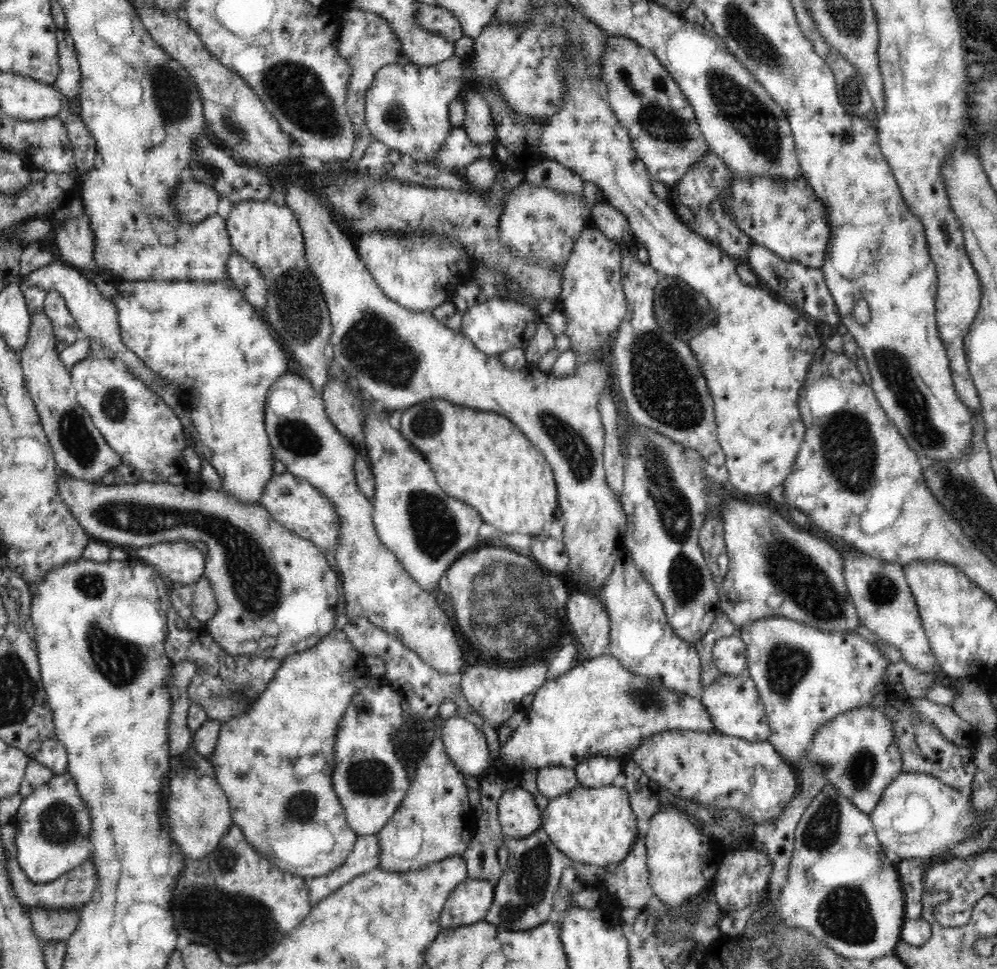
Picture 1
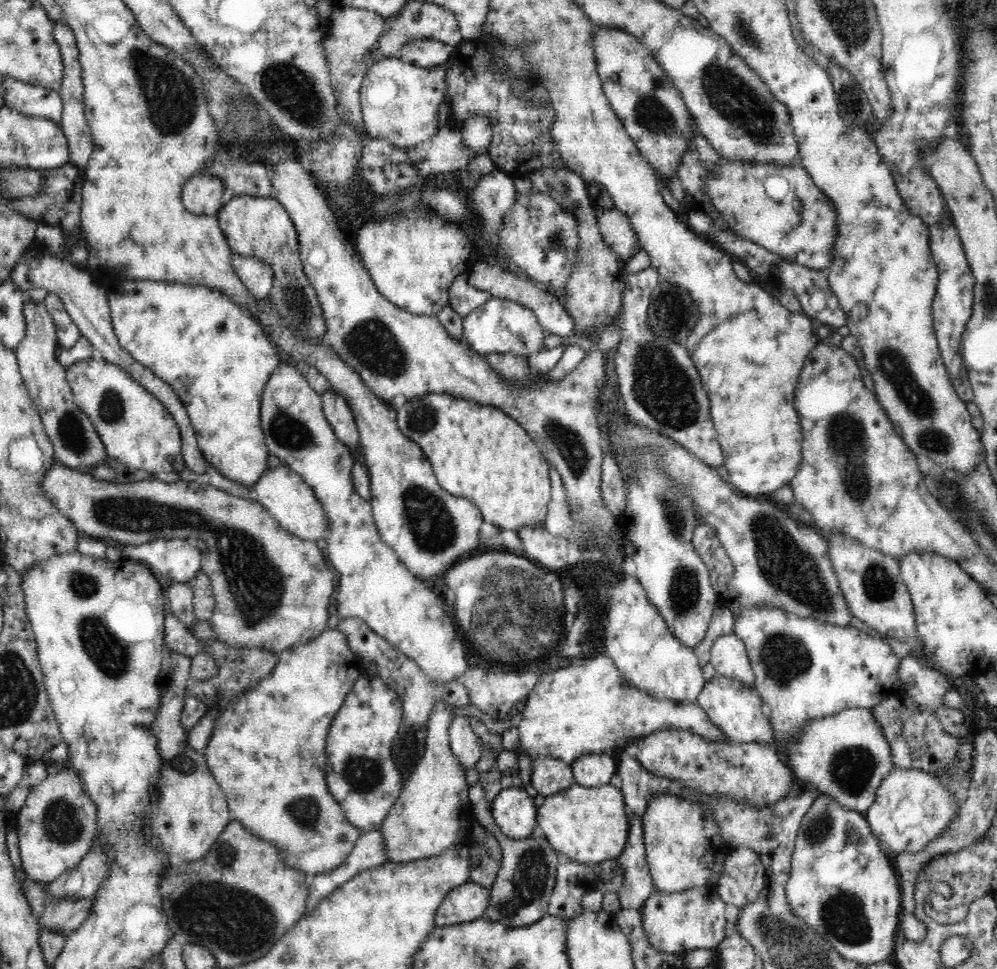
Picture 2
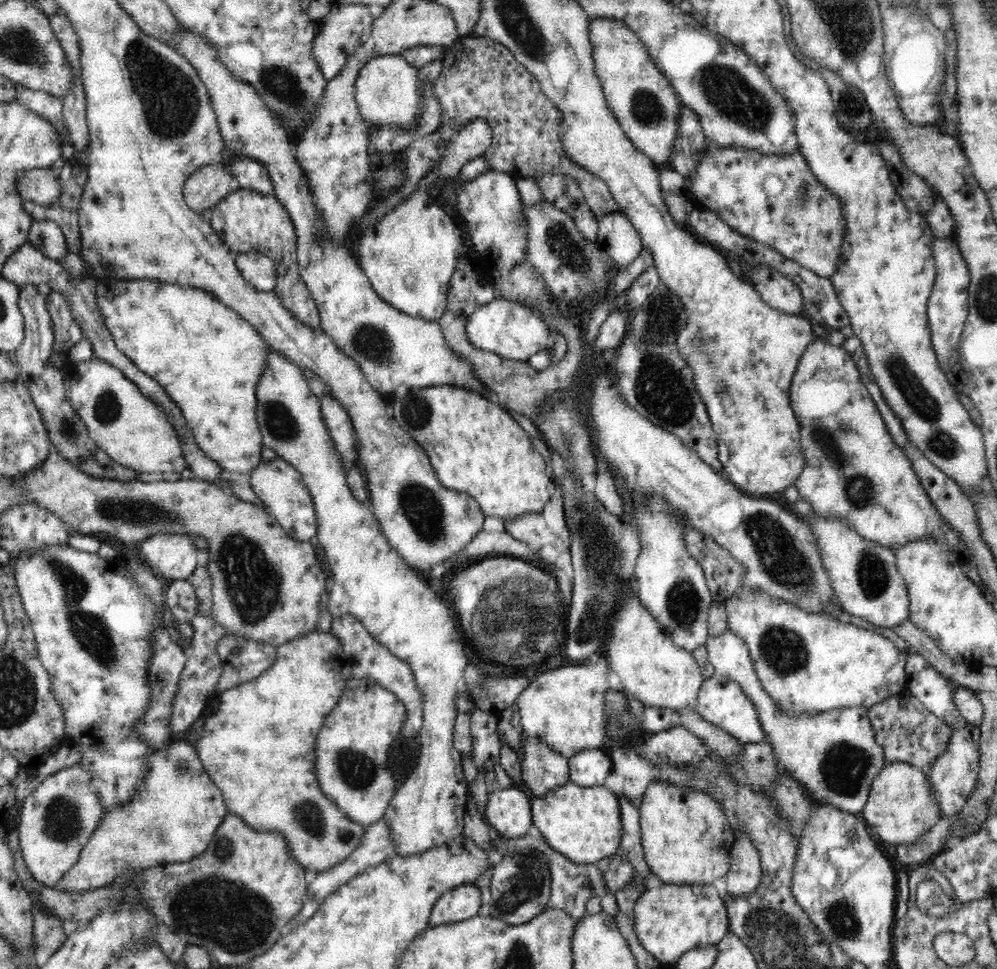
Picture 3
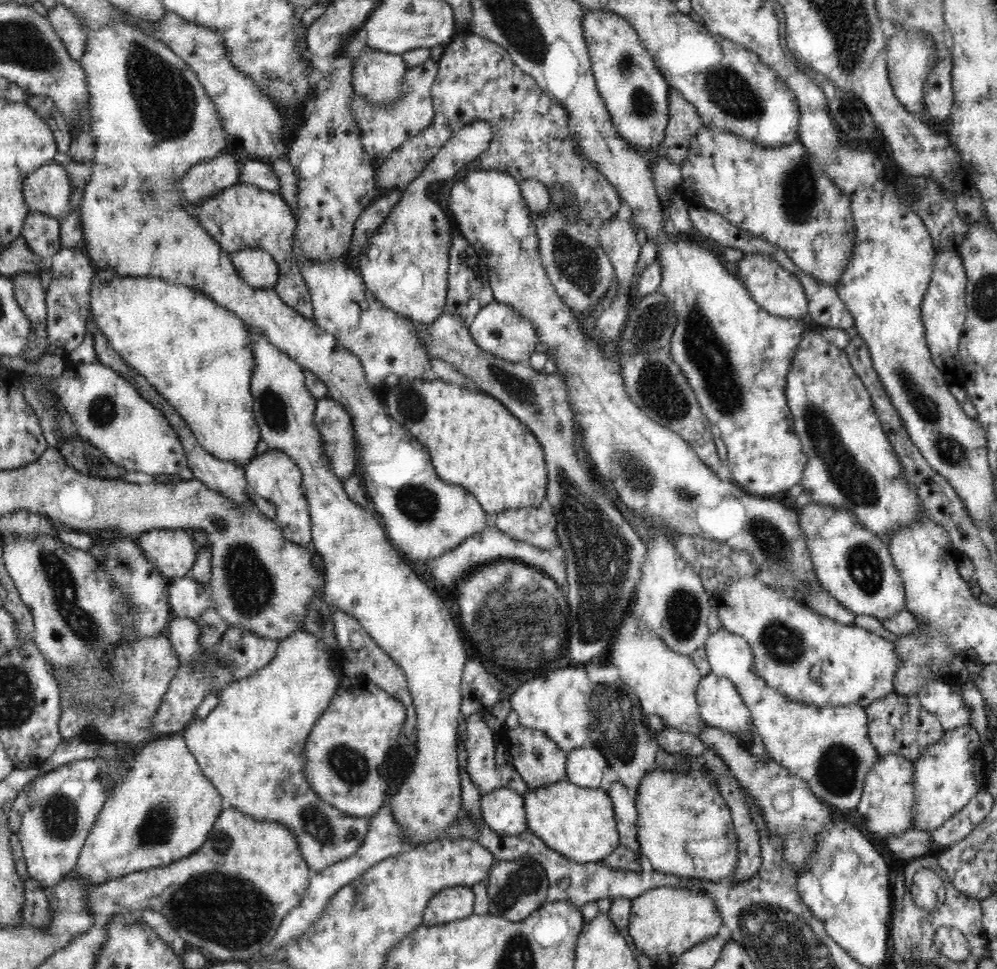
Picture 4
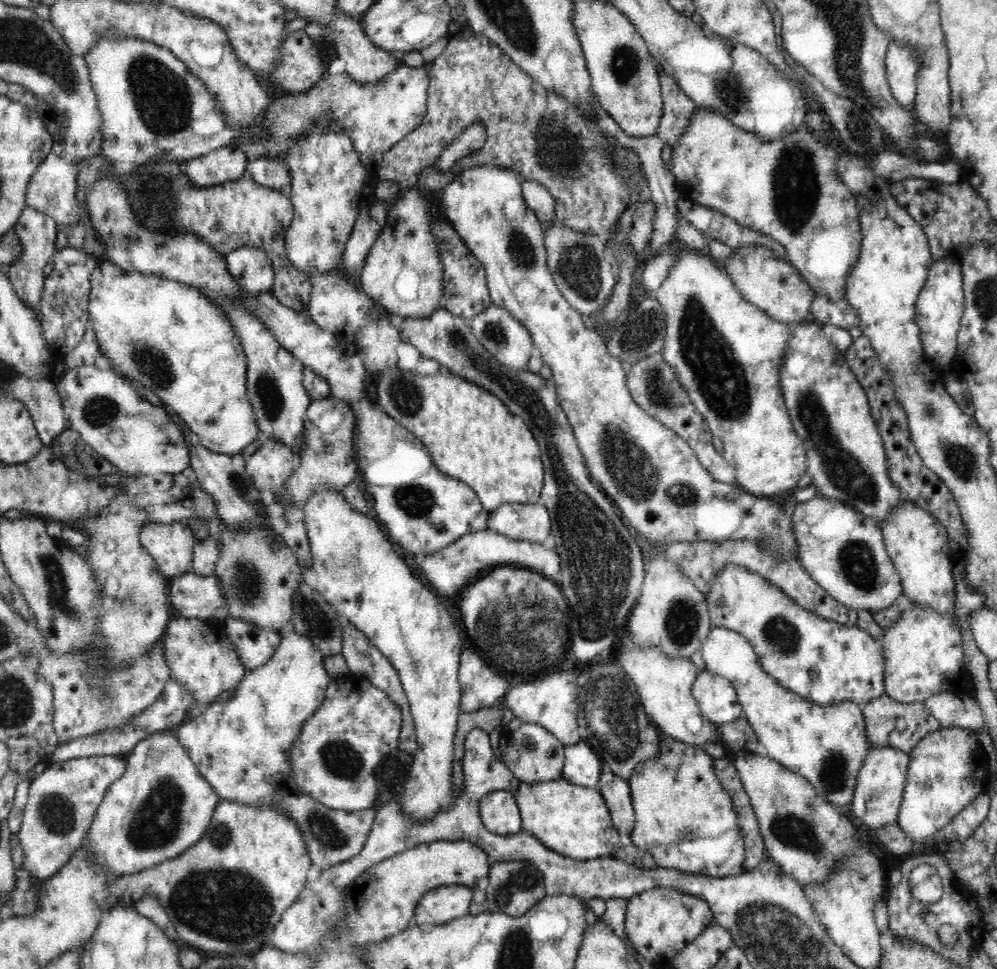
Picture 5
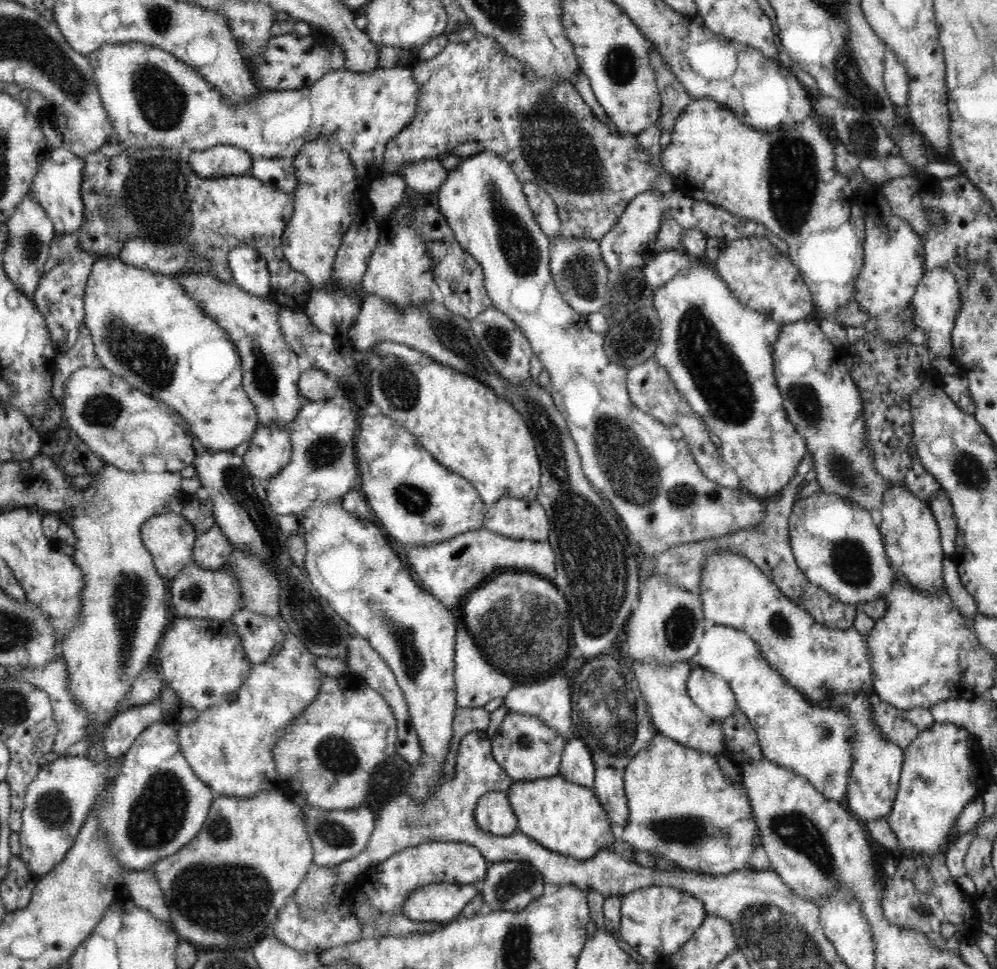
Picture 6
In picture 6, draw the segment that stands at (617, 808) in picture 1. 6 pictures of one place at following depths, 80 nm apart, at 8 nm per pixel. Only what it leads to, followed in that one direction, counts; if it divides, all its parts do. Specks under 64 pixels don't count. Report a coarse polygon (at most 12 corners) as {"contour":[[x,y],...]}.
{"contour":[[558,774],[514,781],[519,831],[585,861],[614,837],[593,789]]}

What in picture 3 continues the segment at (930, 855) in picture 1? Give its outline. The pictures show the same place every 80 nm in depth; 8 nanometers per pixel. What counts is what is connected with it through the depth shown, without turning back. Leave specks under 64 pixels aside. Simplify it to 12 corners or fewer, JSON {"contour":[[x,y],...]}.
{"contour":[[888,762],[861,810],[880,841],[915,843],[941,818],[925,771]]}

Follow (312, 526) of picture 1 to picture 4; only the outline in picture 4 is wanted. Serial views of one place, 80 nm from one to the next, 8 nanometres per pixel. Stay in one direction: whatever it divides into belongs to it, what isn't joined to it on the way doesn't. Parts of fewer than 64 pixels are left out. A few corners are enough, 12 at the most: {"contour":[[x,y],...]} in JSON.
{"contour":[[268,449],[245,468],[250,491],[274,503],[286,540],[308,547],[300,467]]}

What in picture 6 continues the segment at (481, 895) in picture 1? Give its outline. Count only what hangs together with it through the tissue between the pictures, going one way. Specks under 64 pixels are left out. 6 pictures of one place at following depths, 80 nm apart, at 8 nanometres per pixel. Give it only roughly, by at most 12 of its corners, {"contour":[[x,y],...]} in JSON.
{"contour":[[430,883],[414,888],[402,915],[450,923],[480,885]]}

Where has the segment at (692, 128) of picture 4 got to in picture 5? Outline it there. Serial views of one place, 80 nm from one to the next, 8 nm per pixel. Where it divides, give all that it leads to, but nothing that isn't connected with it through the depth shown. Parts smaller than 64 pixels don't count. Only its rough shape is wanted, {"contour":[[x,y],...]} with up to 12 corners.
{"contour":[[656,67],[664,105],[657,135],[673,148],[696,106]]}

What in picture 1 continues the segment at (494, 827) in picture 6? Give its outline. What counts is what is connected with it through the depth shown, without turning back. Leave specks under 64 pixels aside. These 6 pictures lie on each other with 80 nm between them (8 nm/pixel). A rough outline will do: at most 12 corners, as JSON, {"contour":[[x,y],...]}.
{"contour":[[520,785],[502,793],[498,820],[506,837],[541,826],[535,796]]}

